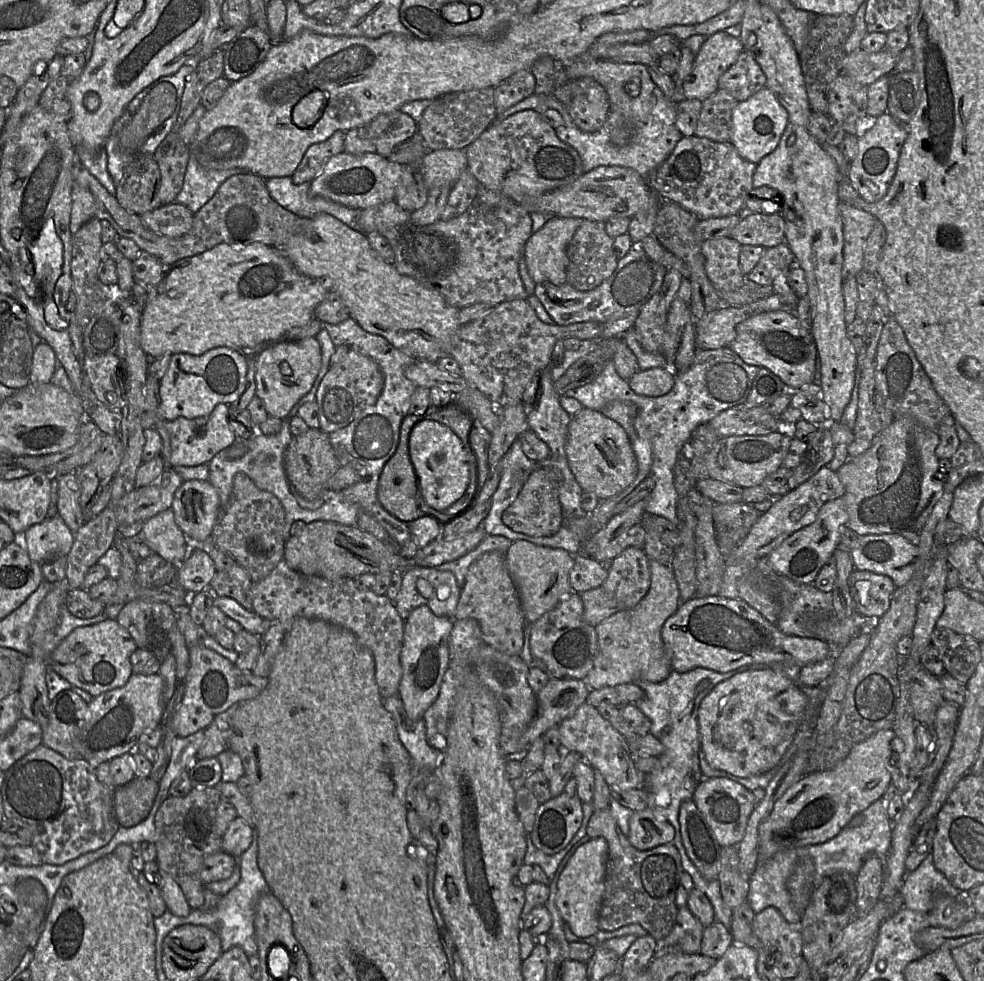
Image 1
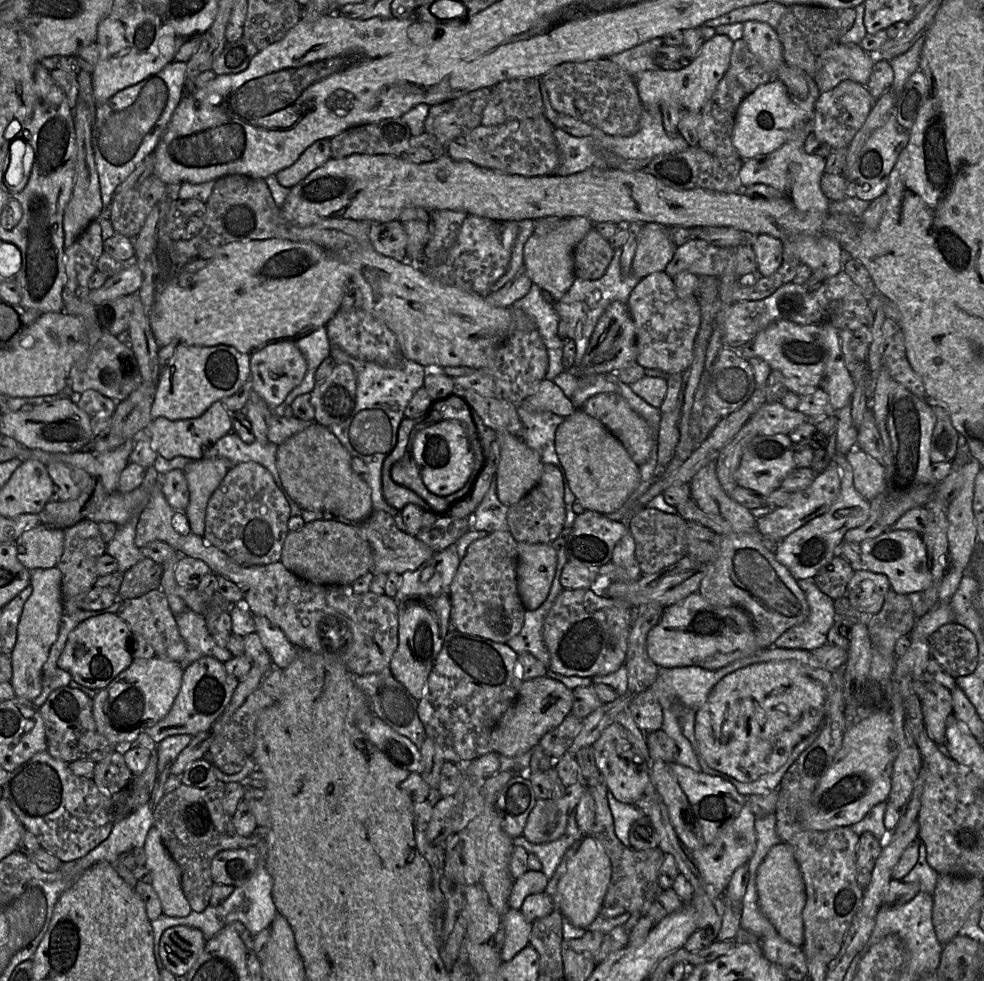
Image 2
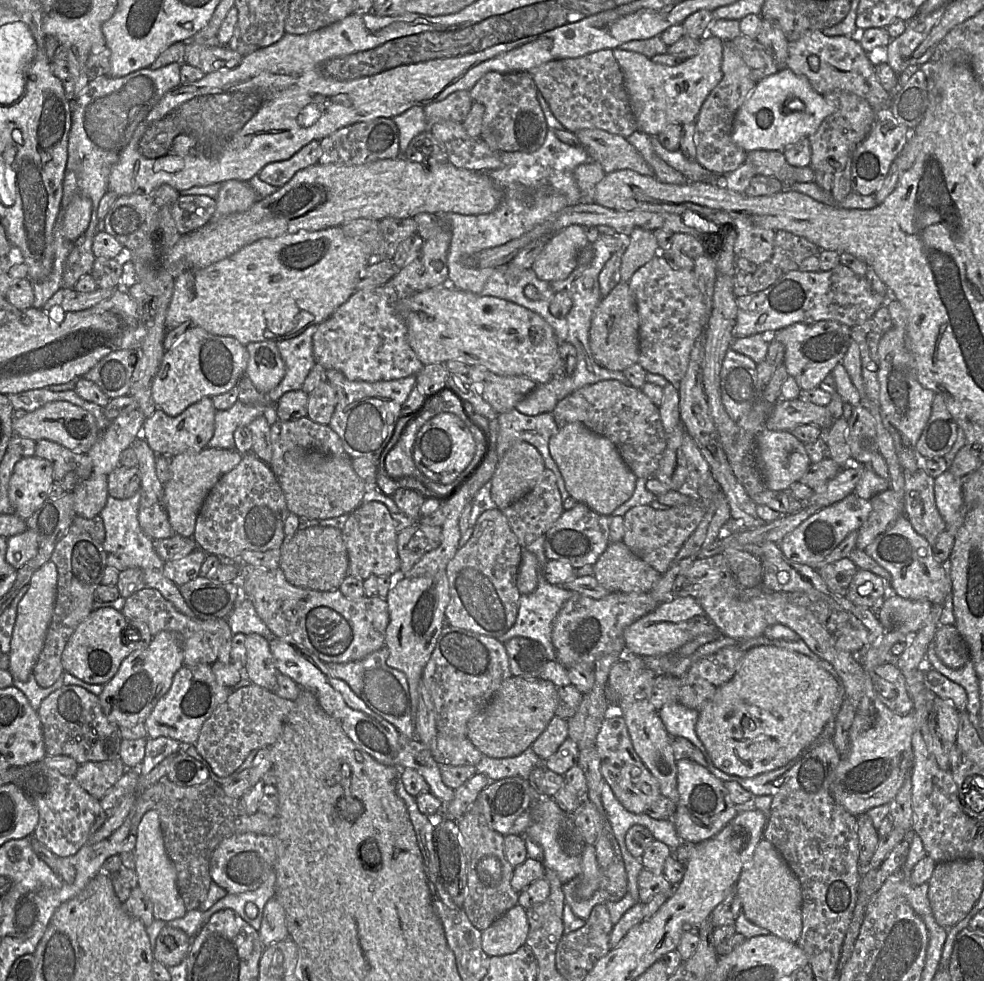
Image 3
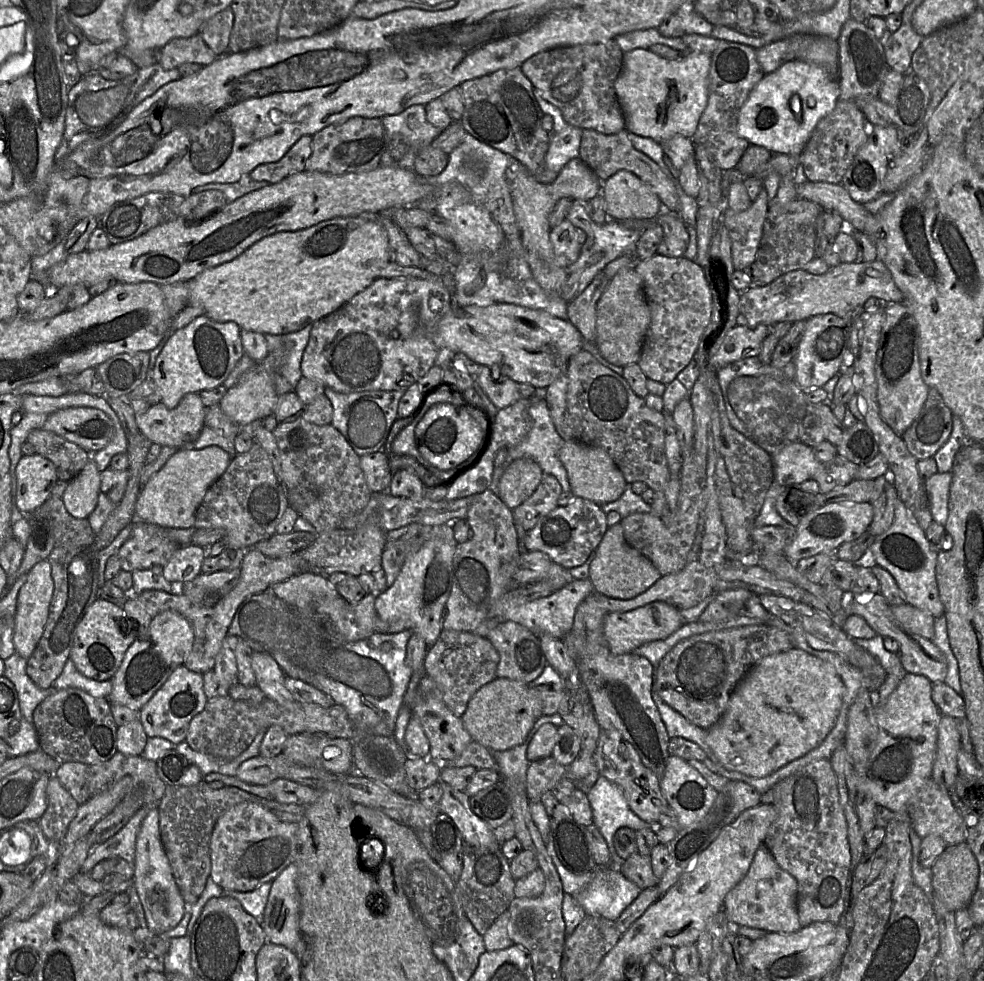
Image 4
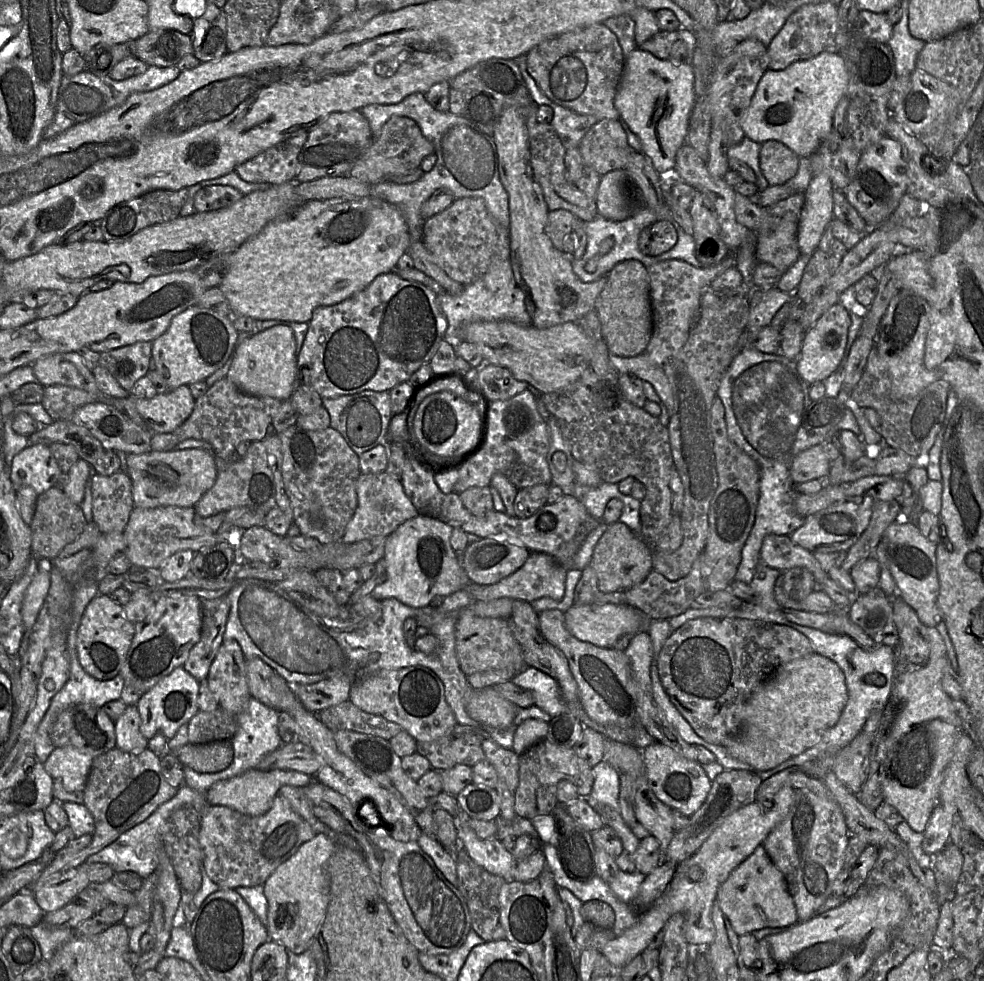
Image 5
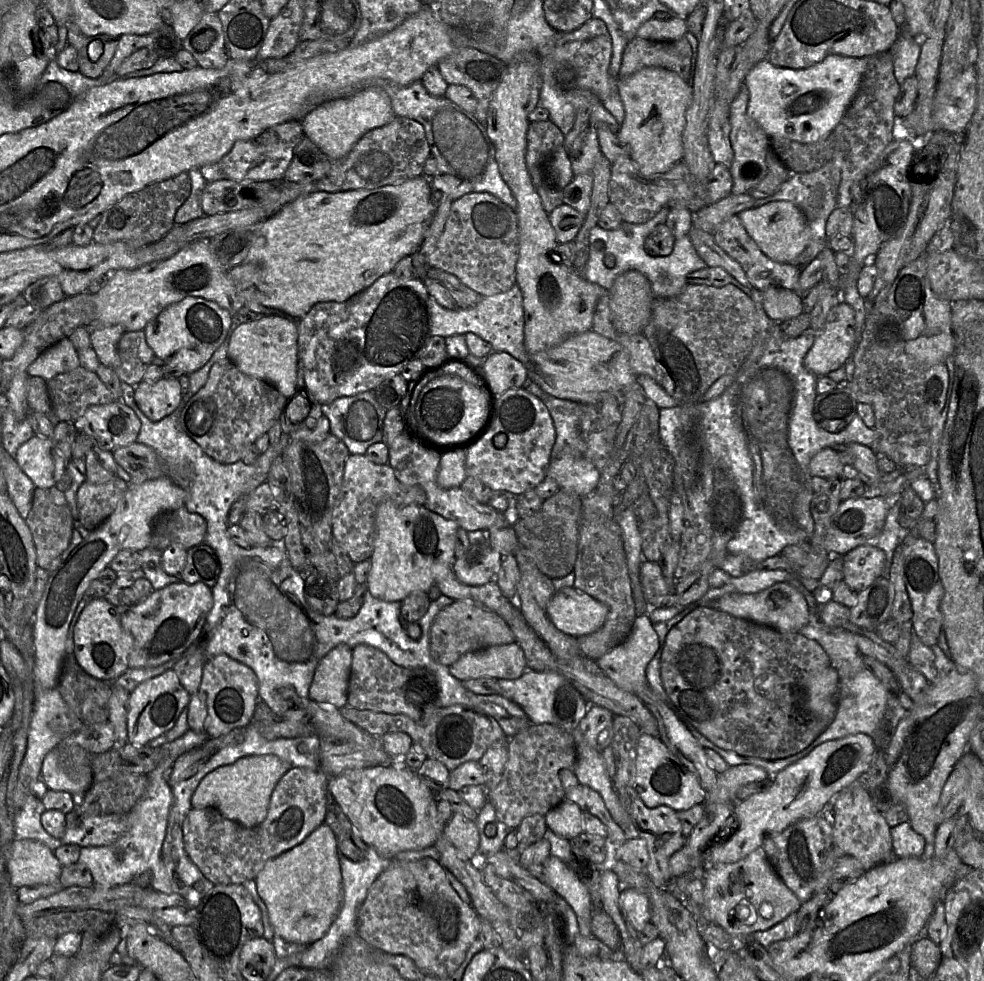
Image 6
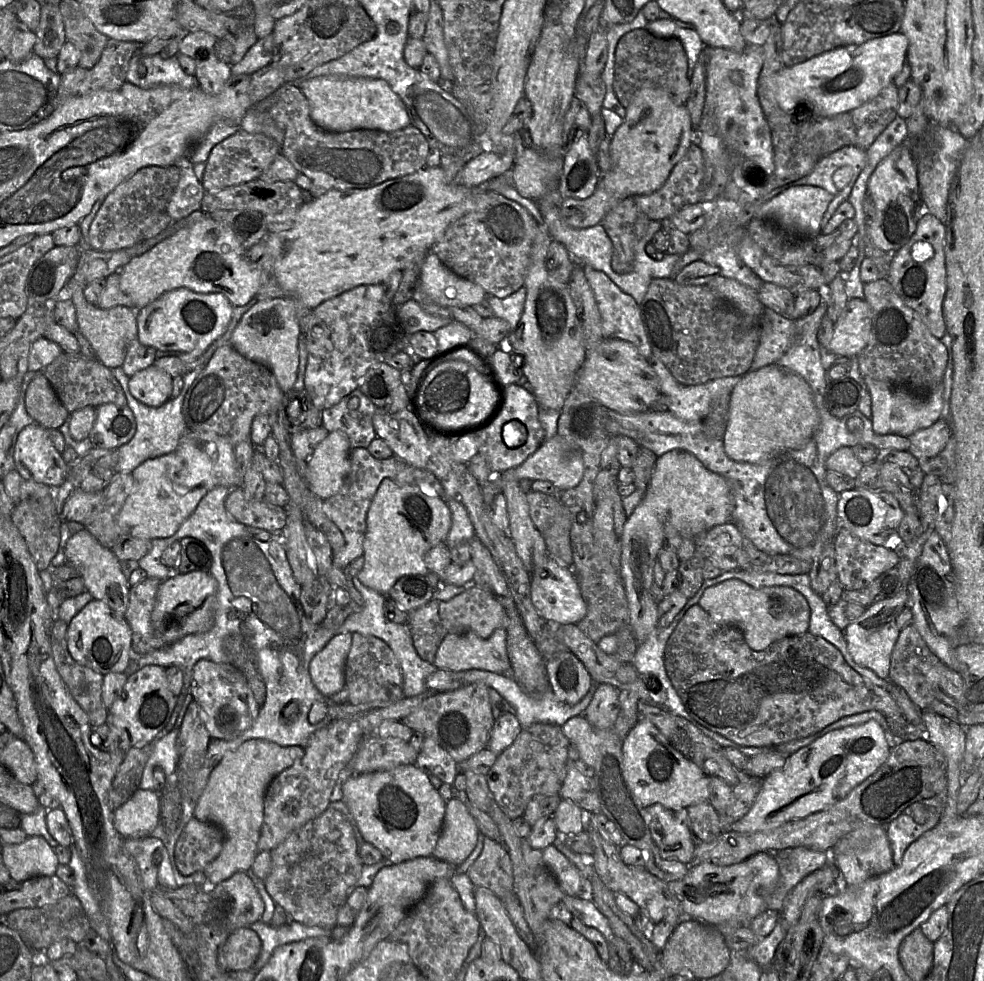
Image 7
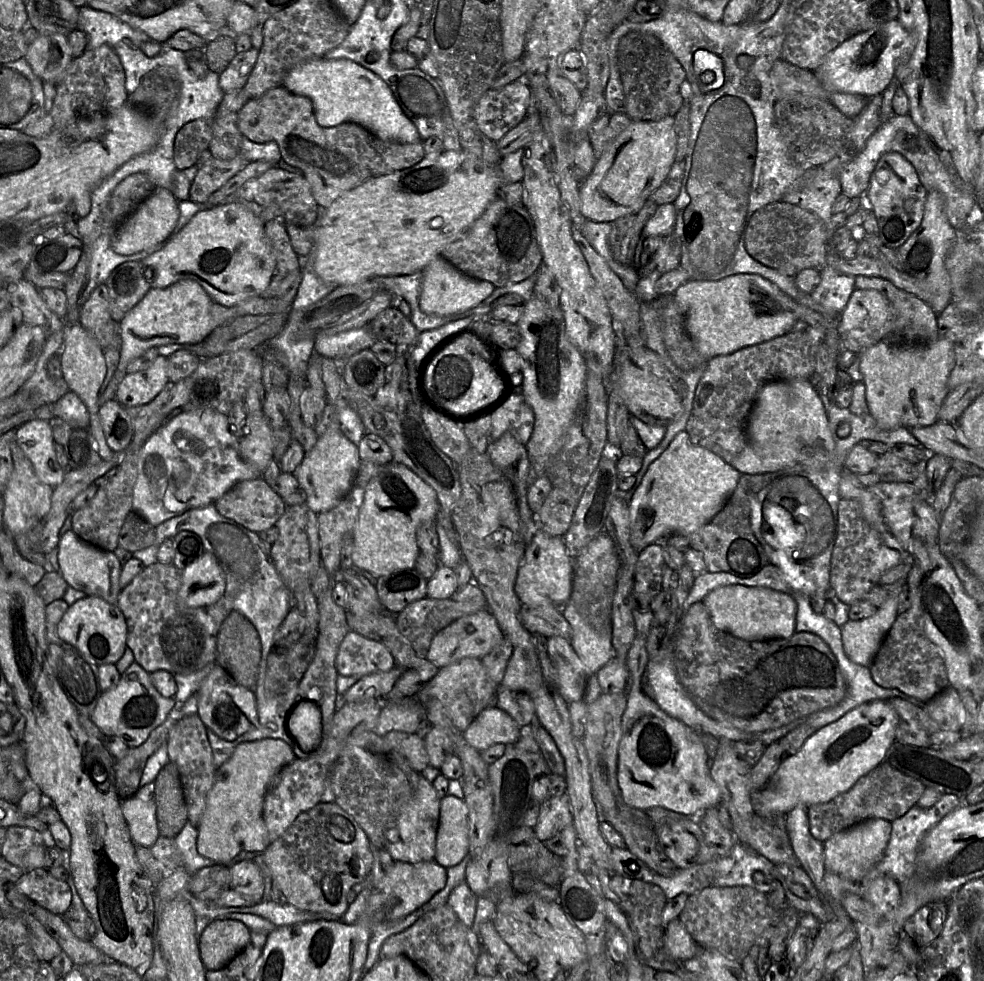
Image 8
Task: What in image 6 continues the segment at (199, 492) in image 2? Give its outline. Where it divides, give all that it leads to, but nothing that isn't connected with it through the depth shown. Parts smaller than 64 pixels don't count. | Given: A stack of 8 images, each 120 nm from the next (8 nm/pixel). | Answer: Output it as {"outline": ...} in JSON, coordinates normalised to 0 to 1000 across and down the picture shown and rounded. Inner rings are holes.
{"outline":[[[137,451],[114,462],[119,473],[133,485],[133,493],[170,486],[187,498],[195,494],[193,475],[172,473],[147,453]]]}

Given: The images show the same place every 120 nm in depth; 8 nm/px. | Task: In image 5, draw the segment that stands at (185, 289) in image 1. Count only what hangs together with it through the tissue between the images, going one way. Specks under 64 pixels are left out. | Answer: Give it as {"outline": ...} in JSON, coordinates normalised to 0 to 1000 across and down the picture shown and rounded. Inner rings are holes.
{"outline":[[[387,203],[314,204],[295,220],[273,227],[236,258],[223,293],[238,321],[314,329],[321,314],[343,310],[374,293],[383,281],[400,276],[418,245],[410,217]]]}

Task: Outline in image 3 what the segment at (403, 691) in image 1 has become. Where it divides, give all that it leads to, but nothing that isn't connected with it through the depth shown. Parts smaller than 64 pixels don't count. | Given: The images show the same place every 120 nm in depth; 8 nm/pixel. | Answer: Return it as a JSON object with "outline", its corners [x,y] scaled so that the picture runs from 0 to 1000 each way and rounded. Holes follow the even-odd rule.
{"outline":[[[453,581],[440,588],[411,588],[402,590],[392,614],[395,621],[395,636],[392,641],[391,657],[395,663],[393,678],[412,687],[420,725],[424,725],[425,699],[444,653],[452,637],[452,621],[457,612]]]}

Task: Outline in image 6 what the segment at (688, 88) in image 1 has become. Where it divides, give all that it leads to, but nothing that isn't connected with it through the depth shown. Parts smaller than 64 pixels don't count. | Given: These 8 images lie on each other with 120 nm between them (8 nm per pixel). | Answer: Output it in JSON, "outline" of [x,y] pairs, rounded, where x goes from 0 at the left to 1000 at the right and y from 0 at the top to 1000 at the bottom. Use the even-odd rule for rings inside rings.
{"outline":[[[655,68],[635,81],[628,81],[627,94],[633,106],[634,122],[626,139],[650,177],[660,180],[676,176],[692,165],[697,114],[703,101],[702,86],[684,72]]]}

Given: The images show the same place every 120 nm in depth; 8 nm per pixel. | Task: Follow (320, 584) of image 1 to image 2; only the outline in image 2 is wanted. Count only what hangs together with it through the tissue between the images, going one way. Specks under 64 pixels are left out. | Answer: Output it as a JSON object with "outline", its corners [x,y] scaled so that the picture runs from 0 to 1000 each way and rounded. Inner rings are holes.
{"outline":[[[160,493],[155,501],[153,502],[145,520],[143,521],[139,536],[138,536],[138,545],[137,545],[137,555],[140,559],[143,561],[145,558],[158,550],[166,551],[174,556],[181,564],[182,566],[188,566],[193,567],[198,570],[202,570],[207,572],[214,580],[215,583],[217,583],[220,586],[229,587],[232,590],[234,590],[236,593],[238,593],[246,602],[247,604],[247,617],[259,628],[266,628],[270,629],[277,637],[285,640],[288,645],[290,646],[291,650],[295,655],[302,659],[303,661],[307,663],[315,663],[317,665],[326,667],[330,669],[331,671],[338,671],[349,678],[352,679],[352,681],[360,687],[360,689],[363,688],[373,688],[378,686],[385,686],[389,684],[395,683],[396,675],[398,672],[399,667],[403,663],[404,654],[405,654],[405,648],[404,648],[404,641],[405,641],[405,630],[404,630],[404,614],[400,610],[396,610],[392,607],[382,607],[378,603],[374,603],[371,606],[362,606],[357,596],[325,596],[313,593],[311,591],[308,591],[301,587],[299,584],[294,582],[285,572],[272,576],[267,577],[255,577],[255,578],[245,578],[240,573],[236,571],[236,569],[231,566],[229,563],[223,561],[222,559],[211,555],[206,547],[200,546],[196,544],[195,542],[192,542],[192,533],[190,533],[190,538],[188,540],[185,539],[184,536],[178,537],[177,536],[177,526],[181,522],[178,521],[171,513],[171,511],[168,508],[168,505],[162,494]]]}

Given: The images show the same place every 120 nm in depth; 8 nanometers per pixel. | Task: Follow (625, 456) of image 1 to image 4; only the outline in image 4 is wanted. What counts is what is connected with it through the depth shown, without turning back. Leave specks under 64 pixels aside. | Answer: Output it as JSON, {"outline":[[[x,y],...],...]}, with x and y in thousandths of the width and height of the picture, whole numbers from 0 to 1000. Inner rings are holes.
{"outline":[[[577,450],[573,451],[567,464],[576,480],[580,504],[583,507],[596,509],[606,514],[614,514],[629,509],[635,501],[637,491],[614,457]]]}

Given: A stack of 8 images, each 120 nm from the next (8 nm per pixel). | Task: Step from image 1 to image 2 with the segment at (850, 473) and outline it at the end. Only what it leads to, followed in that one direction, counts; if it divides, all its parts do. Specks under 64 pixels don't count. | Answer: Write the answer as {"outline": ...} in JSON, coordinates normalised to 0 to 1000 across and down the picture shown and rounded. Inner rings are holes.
{"outline":[[[895,374],[888,391],[883,413],[897,455],[897,475],[900,479],[899,499],[884,510],[882,530],[866,538],[858,545],[858,551],[876,552],[902,541],[923,520],[939,517],[947,508],[953,491],[946,481],[946,446],[951,425],[945,408],[932,405],[915,390],[909,388],[902,378]]]}

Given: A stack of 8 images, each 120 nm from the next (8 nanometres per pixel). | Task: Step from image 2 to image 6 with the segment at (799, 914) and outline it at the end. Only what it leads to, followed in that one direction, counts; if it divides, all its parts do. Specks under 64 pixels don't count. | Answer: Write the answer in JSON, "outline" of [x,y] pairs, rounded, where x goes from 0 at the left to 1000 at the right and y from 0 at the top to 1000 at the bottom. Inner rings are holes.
{"outline":[[[774,863],[751,878],[714,885],[713,899],[715,941],[732,944],[746,956],[762,955],[769,949],[779,948],[809,931],[814,923],[785,884]]]}

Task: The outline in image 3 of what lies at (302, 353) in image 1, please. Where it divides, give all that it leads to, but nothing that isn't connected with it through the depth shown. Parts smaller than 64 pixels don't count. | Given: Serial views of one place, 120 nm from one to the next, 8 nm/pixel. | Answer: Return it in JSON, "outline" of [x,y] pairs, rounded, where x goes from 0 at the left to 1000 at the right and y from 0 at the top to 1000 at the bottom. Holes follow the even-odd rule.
{"outline":[[[256,349],[250,354],[253,360],[250,383],[264,400],[273,401],[285,391],[291,380],[282,349]]]}

